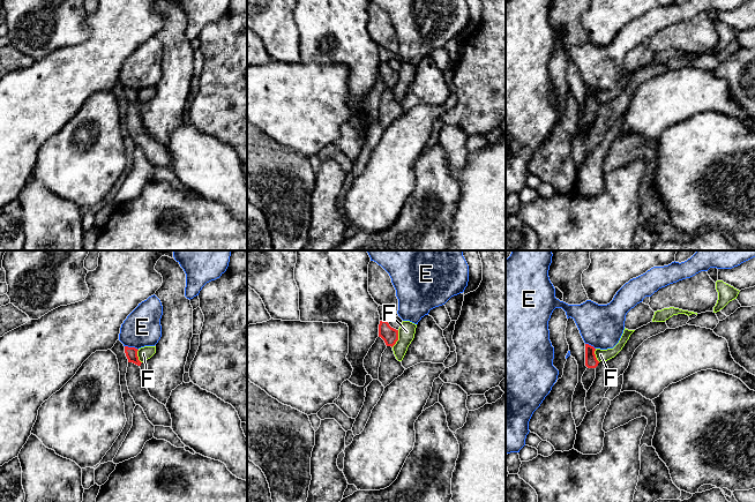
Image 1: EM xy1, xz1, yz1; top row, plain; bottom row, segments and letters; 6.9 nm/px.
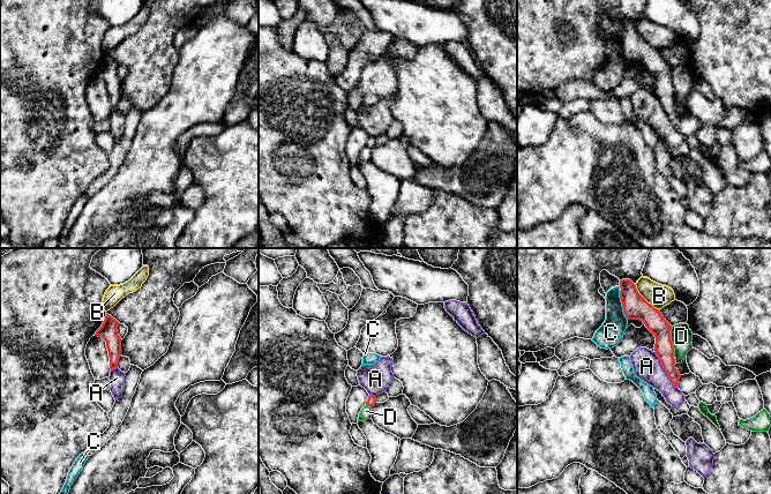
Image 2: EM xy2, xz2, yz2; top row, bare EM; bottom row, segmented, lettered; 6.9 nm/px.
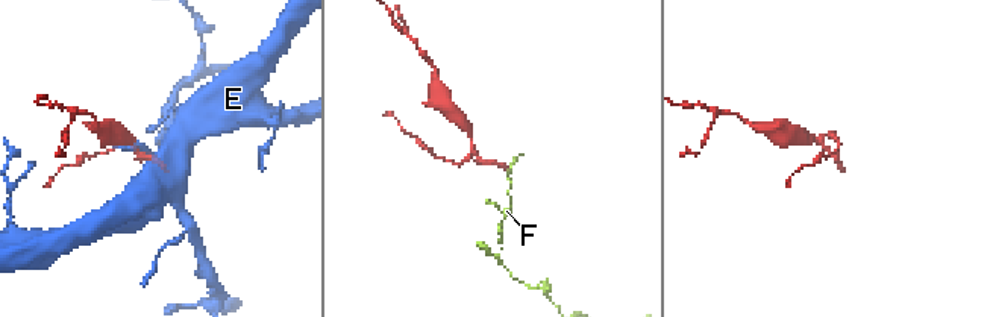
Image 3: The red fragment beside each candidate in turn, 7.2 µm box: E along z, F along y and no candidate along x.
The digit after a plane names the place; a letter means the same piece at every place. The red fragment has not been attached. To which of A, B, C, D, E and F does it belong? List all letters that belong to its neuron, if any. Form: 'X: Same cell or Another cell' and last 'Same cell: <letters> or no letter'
A: Another cell
B: Another cell
C: Another cell
D: Another cell
E: Another cell
F: Another cell
Same cell: no letter

